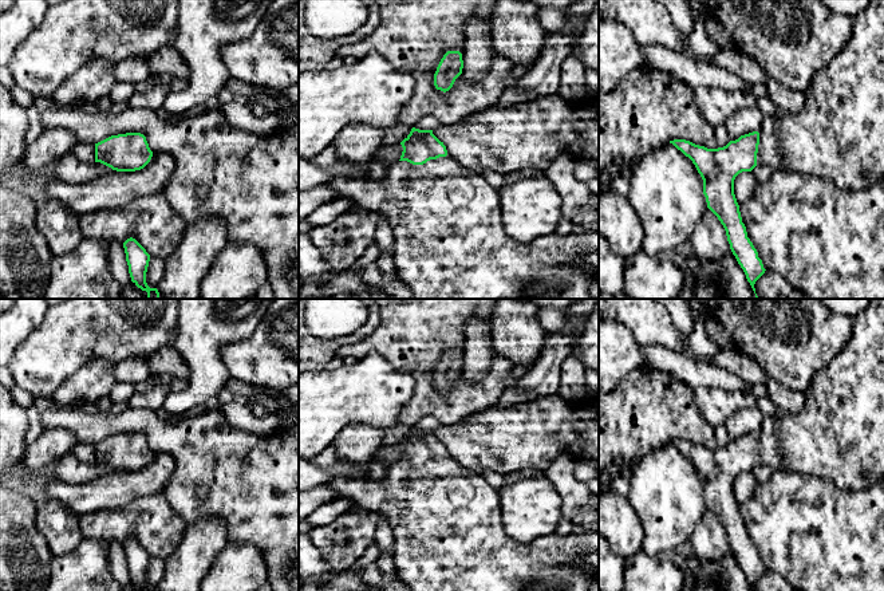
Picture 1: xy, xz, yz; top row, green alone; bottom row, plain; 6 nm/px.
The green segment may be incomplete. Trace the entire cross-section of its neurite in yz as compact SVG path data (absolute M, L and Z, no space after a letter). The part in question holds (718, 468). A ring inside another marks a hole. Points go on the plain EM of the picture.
M872 299L853 319L852 336L838 355L824 370L816 374L810 386L802 391L805 405L798 413L780 418L776 414L763 417L759 432L741 436L726 446L707 449L686 440L670 441L688 457L703 480L703 495L707 508L723 525L730 549L743 570L747 582L755 591L755 582L765 574L762 560L747 537L739 505L734 495L734 480L742 472L751 472L757 465L774 470L790 470L832 480L838 488L867 489L884 480L884 299Z

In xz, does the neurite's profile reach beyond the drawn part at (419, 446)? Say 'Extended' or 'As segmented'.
Extended

